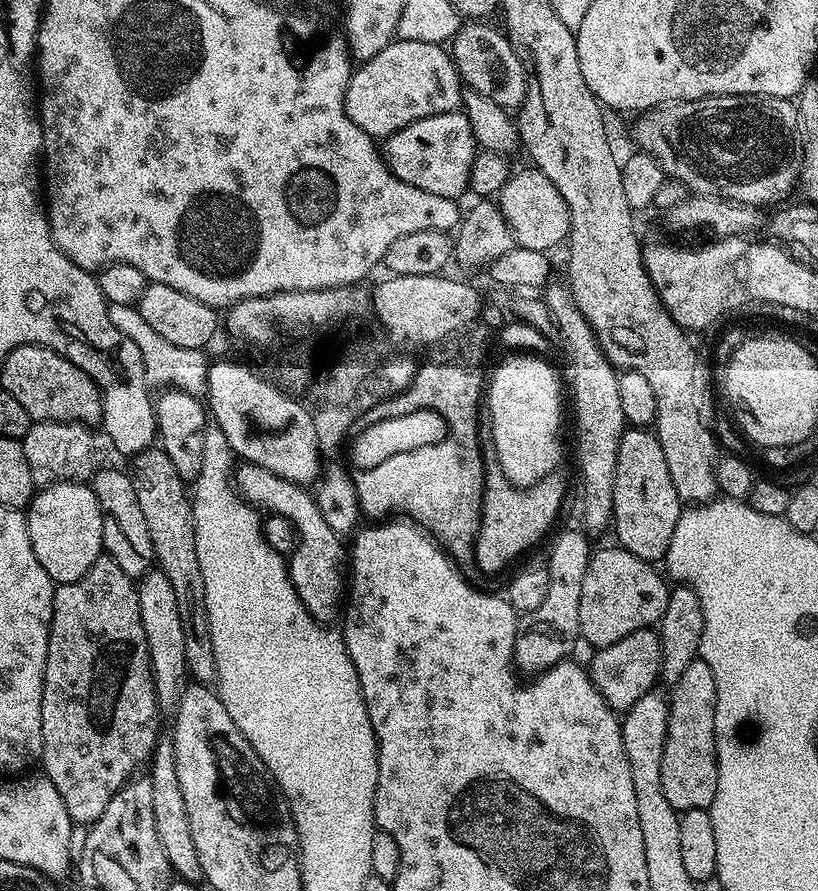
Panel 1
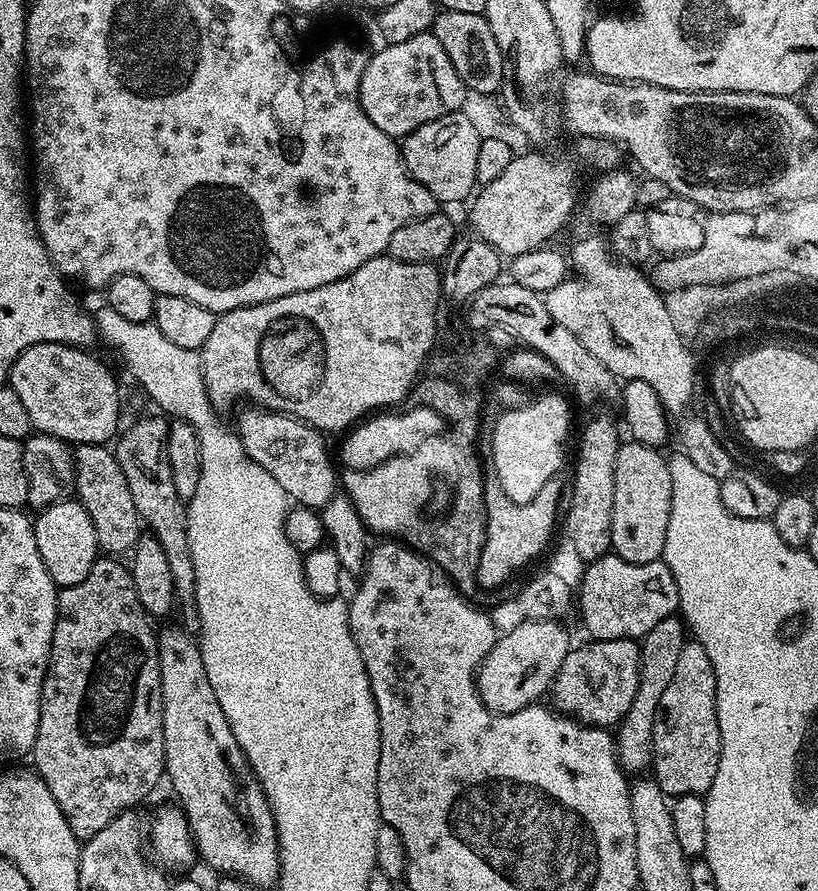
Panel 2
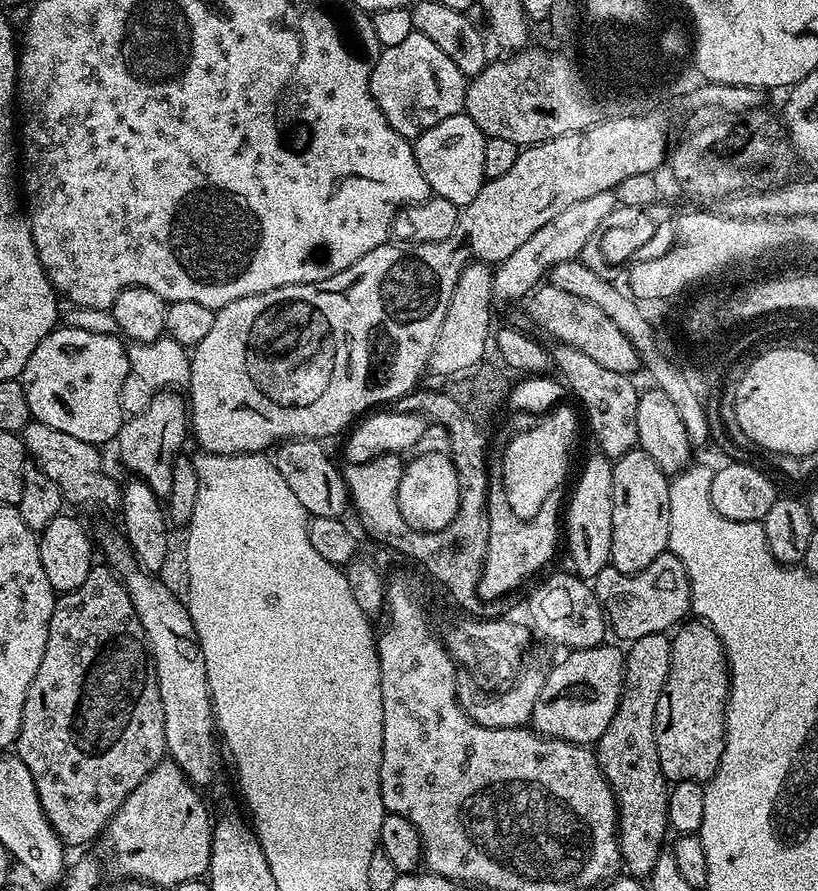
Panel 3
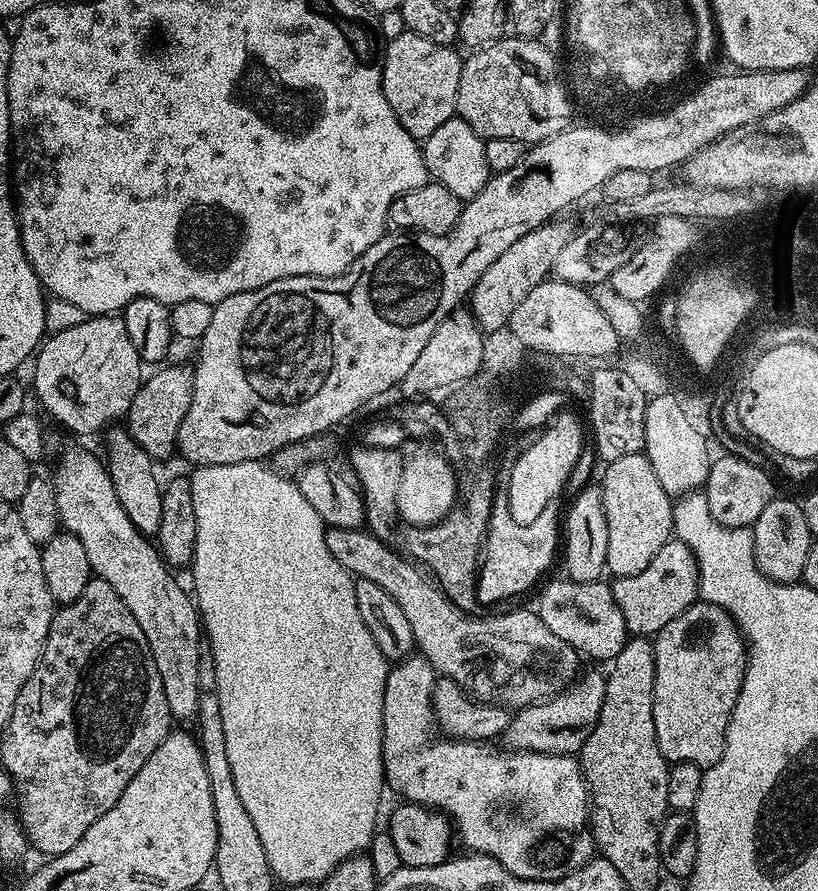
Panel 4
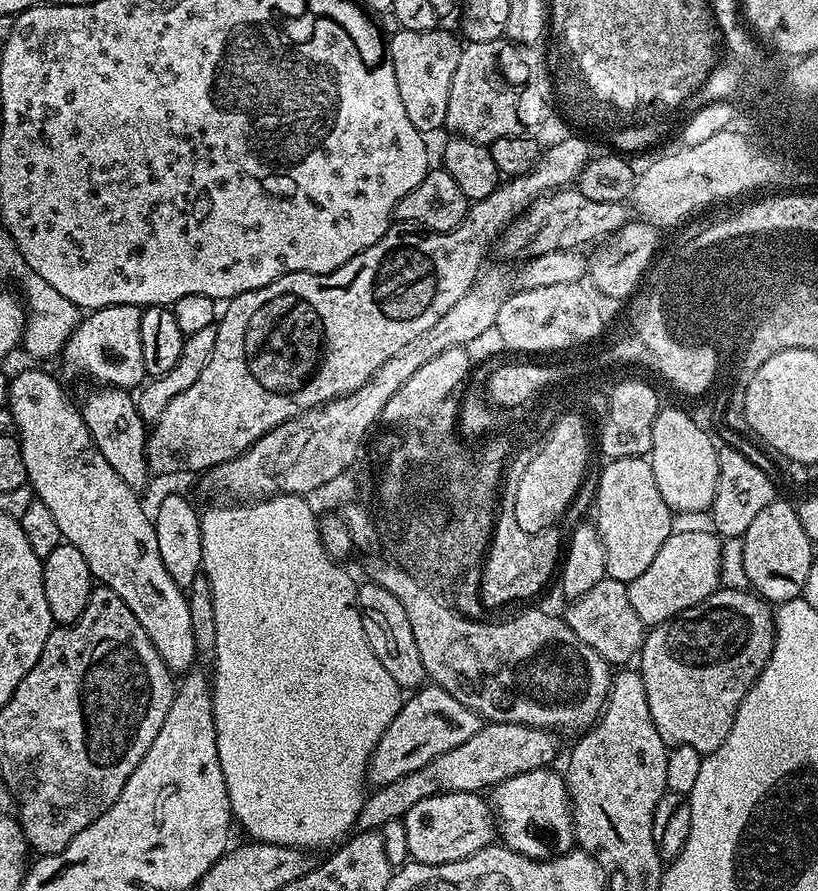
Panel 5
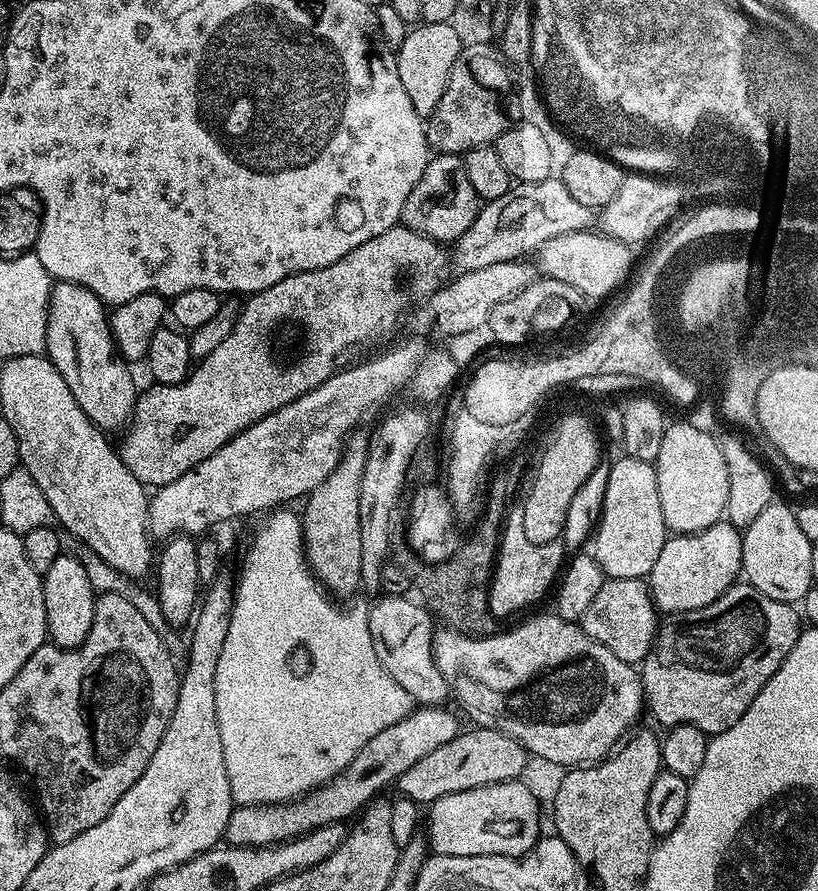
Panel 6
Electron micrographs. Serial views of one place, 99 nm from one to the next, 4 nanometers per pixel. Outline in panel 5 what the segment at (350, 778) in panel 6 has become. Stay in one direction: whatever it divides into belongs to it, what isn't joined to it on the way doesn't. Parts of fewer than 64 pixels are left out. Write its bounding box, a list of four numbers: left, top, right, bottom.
[366,683,481,786]

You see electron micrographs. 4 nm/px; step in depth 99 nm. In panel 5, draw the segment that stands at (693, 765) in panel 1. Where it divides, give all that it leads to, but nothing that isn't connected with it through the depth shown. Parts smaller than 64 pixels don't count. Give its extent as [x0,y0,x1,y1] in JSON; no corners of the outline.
[638,587,775,754]

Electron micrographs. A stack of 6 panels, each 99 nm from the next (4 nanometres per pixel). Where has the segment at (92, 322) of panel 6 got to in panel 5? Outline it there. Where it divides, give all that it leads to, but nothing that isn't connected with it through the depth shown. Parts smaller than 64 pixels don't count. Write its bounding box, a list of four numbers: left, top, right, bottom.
[82,386,150,490]

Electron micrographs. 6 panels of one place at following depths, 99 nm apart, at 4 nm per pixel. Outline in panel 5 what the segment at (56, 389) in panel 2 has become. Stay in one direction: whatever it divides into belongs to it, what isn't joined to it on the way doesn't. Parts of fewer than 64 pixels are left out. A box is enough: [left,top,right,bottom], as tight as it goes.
[62,304,145,390]

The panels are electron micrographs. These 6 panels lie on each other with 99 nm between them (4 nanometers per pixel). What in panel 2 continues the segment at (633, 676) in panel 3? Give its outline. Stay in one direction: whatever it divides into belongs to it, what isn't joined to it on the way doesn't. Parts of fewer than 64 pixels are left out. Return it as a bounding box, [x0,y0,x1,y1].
[614,615,686,773]

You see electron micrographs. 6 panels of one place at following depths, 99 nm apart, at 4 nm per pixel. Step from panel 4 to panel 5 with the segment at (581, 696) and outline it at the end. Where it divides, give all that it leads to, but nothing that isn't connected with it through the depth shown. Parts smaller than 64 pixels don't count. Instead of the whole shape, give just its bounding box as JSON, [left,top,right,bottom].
[356,723,561,832]

